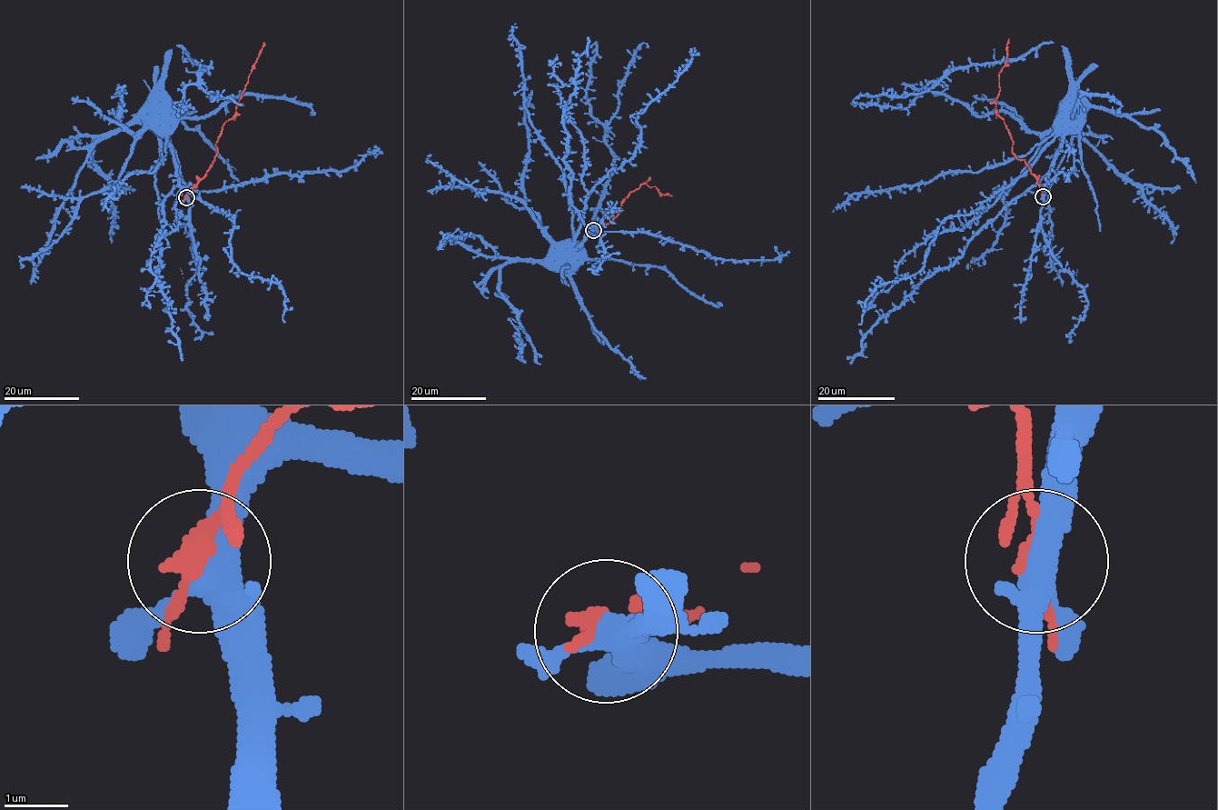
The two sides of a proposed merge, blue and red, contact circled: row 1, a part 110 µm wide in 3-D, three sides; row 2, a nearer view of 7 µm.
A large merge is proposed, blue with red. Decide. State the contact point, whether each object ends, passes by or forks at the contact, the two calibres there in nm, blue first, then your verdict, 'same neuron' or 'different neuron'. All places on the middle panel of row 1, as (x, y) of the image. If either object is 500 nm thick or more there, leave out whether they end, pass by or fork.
place (593, 230); blue forks; red passes by; calibres 360 and 300 nm; same neuron

